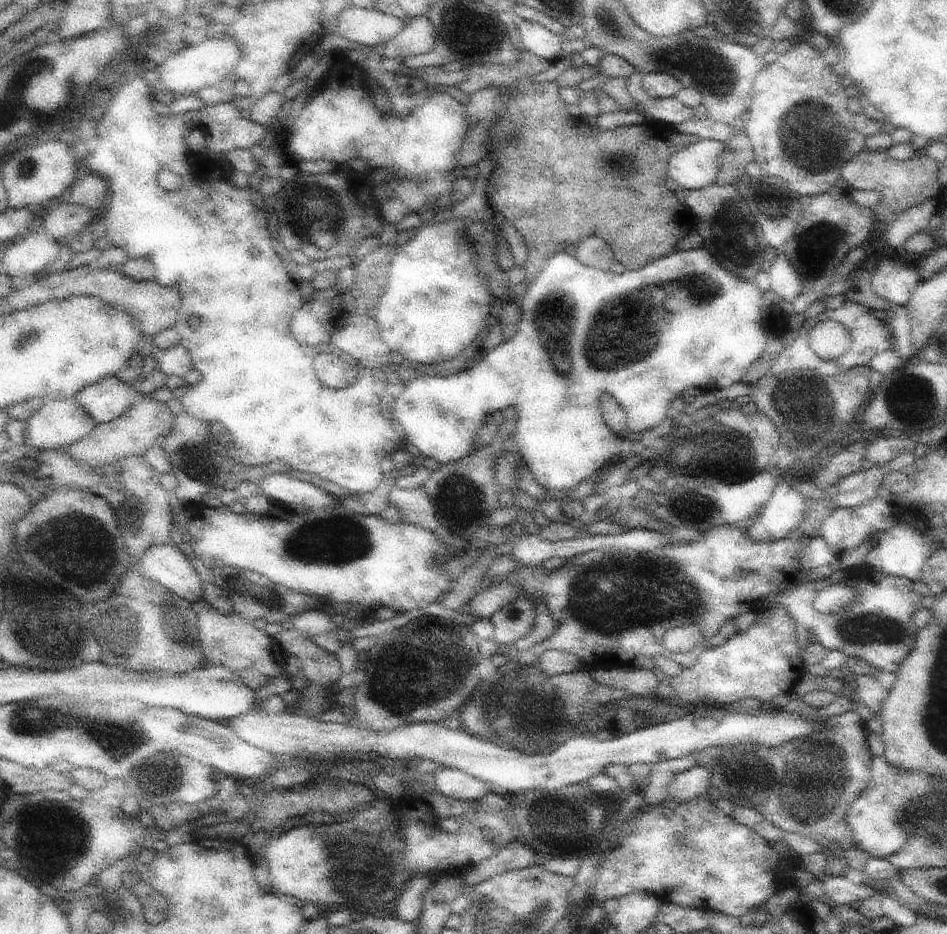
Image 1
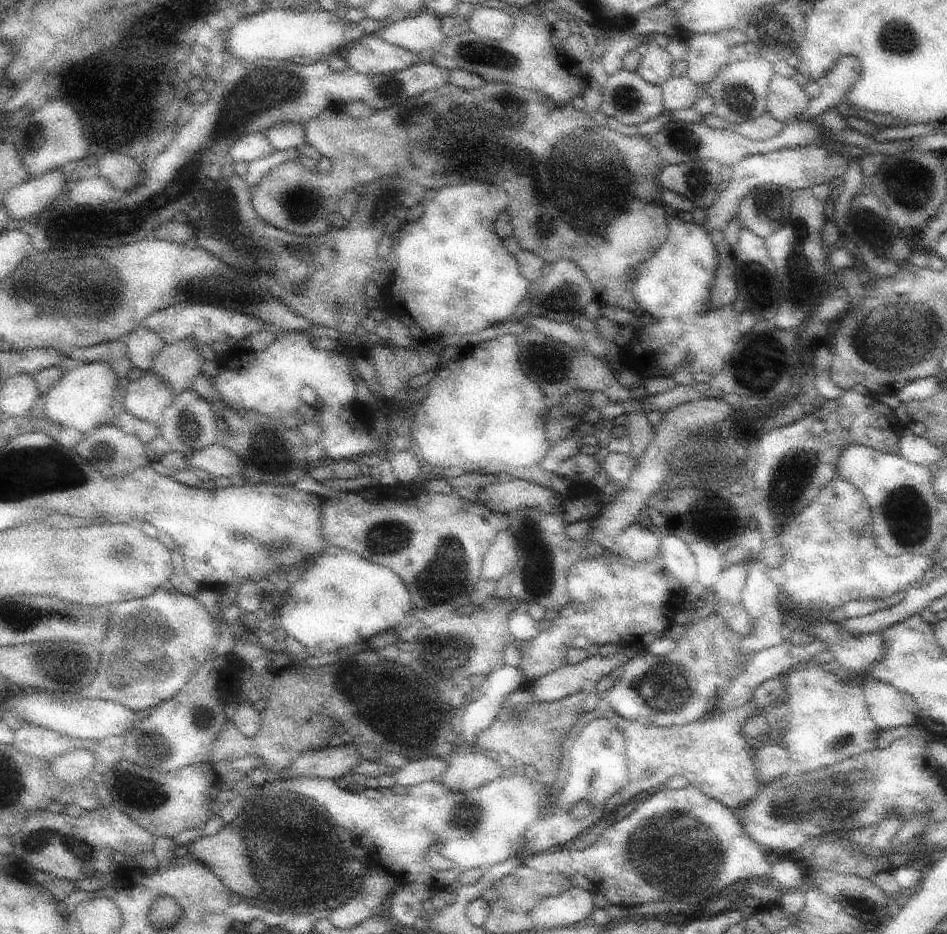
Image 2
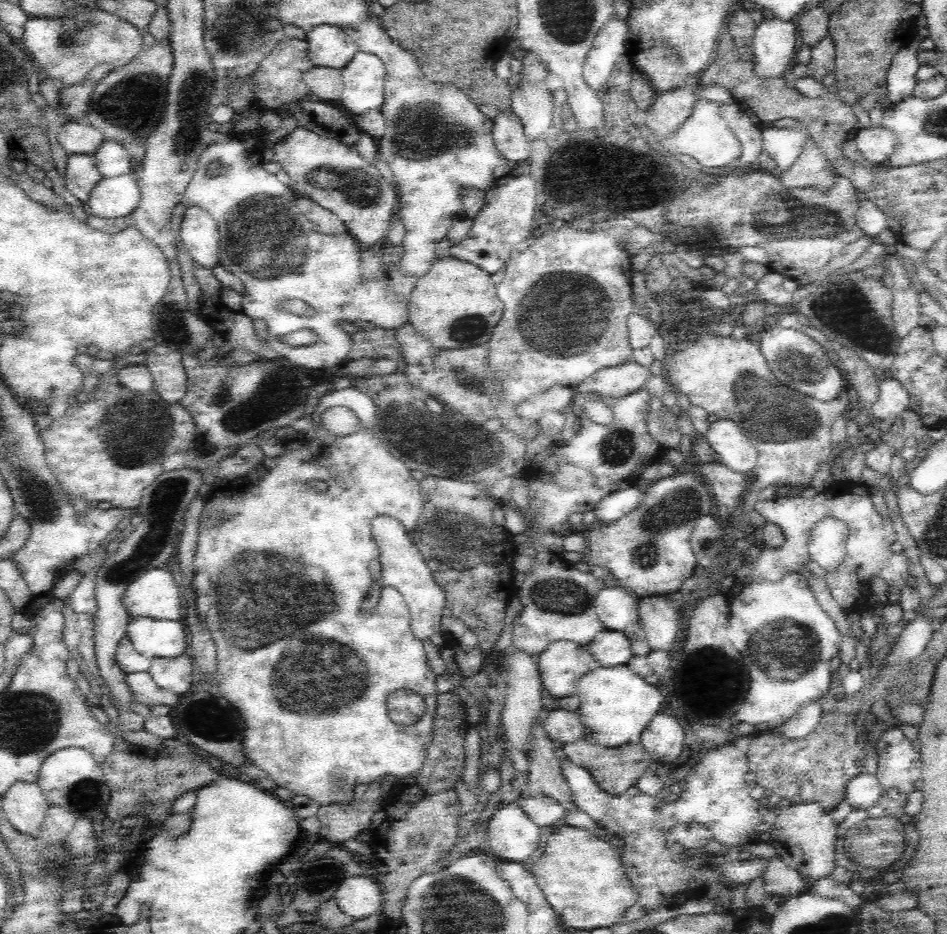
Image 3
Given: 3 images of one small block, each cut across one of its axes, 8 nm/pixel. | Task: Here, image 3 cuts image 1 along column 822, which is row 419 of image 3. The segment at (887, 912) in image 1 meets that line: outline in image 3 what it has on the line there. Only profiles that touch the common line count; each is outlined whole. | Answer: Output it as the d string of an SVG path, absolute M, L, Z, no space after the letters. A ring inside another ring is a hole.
M888 376L888 380L880 382L880 396L872 404L870 414L878 420L890 420L900 418L904 410L908 410L908 404L912 402L908 390L902 386L902 382L894 376Z

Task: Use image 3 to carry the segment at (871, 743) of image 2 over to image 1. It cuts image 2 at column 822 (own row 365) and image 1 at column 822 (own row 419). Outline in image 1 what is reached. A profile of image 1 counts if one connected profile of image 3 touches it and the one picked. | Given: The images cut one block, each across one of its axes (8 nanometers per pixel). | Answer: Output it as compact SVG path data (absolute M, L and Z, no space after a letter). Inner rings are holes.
M855 710L819 720L817 724L823 726L819 732L769 748L771 764L775 770L775 784L761 808L761 814L783 832L813 840L825 838L845 852L855 846L853 832L845 822L847 808L871 782L867 728Z

